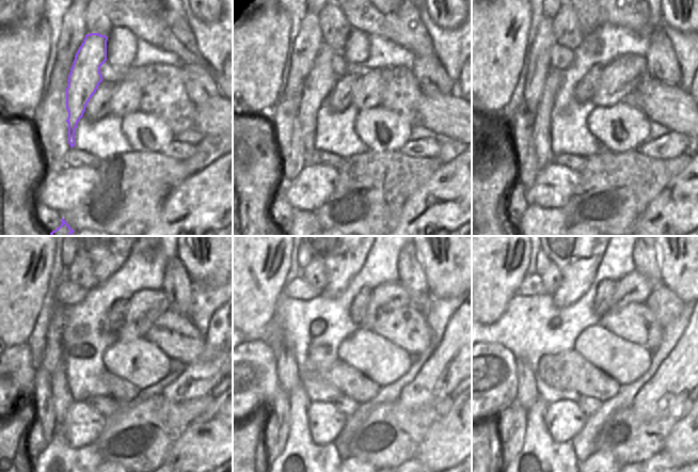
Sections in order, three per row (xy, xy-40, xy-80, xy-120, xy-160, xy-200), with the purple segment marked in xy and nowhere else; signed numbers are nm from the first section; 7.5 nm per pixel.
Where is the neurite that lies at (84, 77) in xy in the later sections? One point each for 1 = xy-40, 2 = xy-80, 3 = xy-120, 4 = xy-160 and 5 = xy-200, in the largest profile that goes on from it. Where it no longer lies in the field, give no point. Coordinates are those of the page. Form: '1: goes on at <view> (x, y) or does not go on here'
1: goes on at xy-40 (321, 79)
2: goes on at xy-80 (541, 130)
3: goes on at xy-120 (58, 453)
4: goes on at xy-160 (300, 453)
5: goes on at xy-200 (540, 453)

